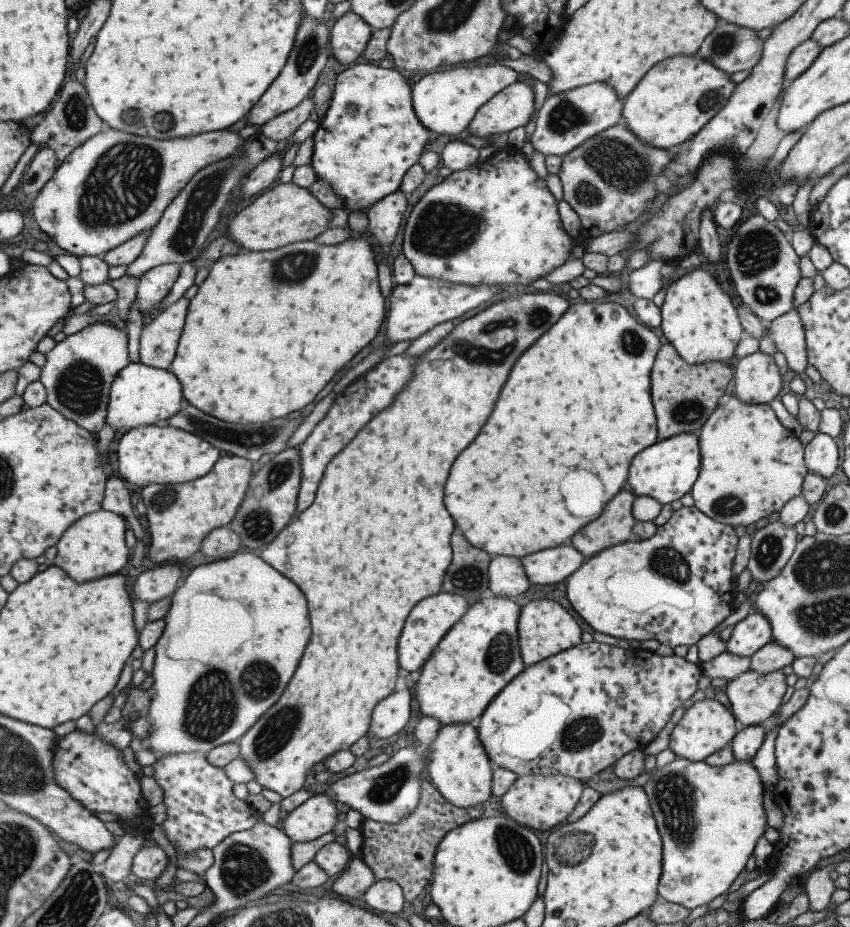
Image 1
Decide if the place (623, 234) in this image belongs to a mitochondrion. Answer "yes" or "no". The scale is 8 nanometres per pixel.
no

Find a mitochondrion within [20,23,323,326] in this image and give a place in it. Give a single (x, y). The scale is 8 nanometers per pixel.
(122, 184)

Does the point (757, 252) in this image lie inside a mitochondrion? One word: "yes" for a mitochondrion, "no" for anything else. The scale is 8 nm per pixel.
yes

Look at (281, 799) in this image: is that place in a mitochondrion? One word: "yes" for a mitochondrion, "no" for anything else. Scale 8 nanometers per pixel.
no

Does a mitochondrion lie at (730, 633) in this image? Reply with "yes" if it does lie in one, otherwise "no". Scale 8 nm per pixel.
no

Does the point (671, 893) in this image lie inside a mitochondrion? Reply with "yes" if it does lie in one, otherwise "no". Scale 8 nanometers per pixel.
no

